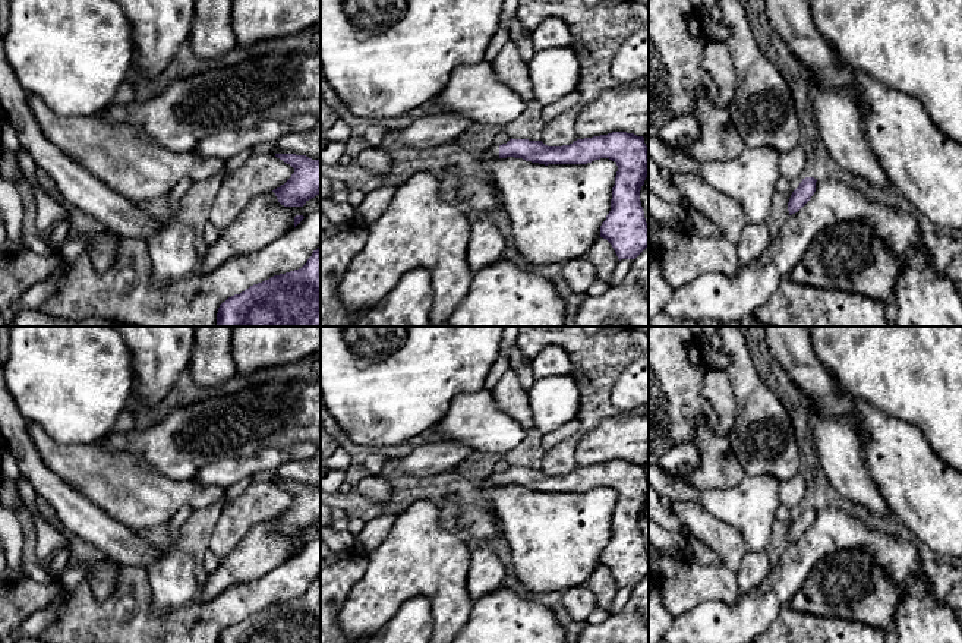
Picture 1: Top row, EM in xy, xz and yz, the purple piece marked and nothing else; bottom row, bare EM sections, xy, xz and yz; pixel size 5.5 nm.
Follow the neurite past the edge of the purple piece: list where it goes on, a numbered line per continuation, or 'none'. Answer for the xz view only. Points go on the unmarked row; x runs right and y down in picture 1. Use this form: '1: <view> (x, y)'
1: xz (488, 478)

